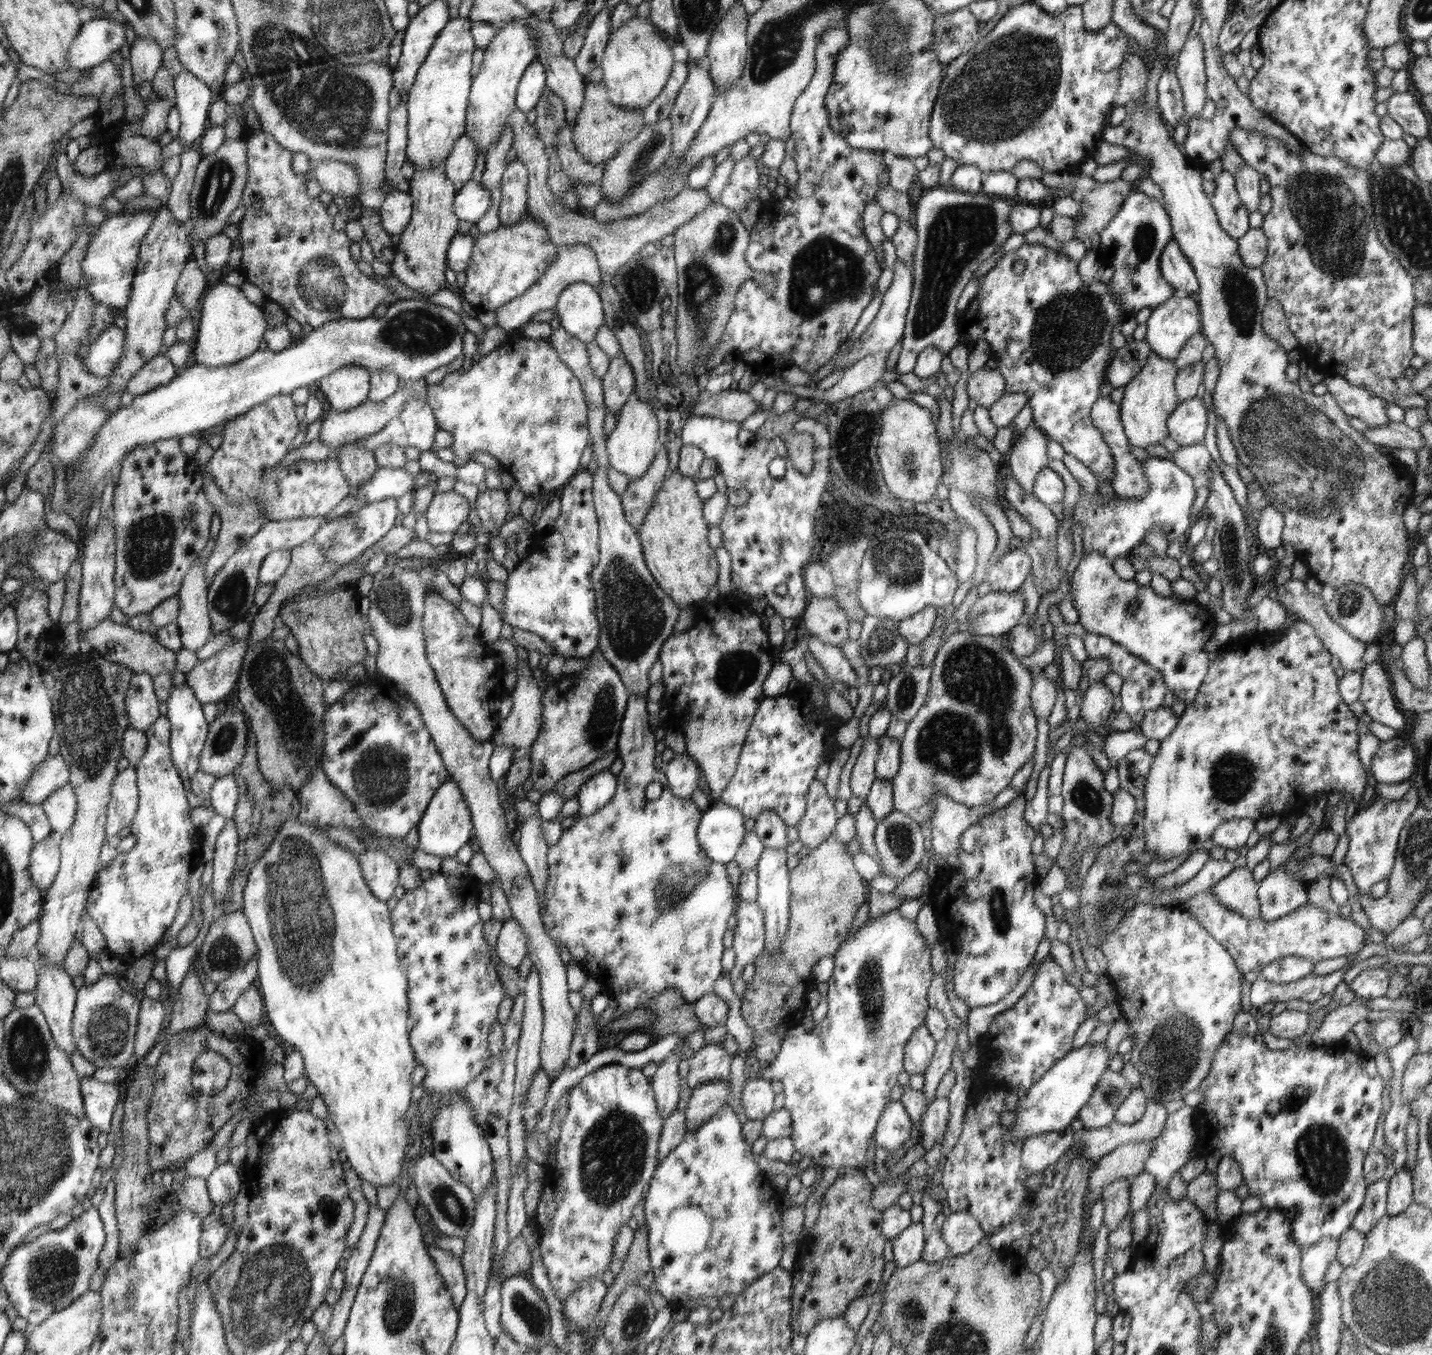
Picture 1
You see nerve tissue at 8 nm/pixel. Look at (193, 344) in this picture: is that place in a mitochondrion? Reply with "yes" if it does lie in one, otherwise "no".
no

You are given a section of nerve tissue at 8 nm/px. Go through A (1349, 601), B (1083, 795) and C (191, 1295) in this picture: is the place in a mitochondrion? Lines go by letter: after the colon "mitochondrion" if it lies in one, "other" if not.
A: mitochondrion
B: mitochondrion
C: other

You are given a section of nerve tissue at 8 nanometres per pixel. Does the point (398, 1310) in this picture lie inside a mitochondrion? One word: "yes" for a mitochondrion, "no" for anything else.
yes

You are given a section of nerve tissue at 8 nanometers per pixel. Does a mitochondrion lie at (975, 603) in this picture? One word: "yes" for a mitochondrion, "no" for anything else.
no

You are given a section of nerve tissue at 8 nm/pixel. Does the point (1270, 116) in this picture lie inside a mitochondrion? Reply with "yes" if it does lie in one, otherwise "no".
no

